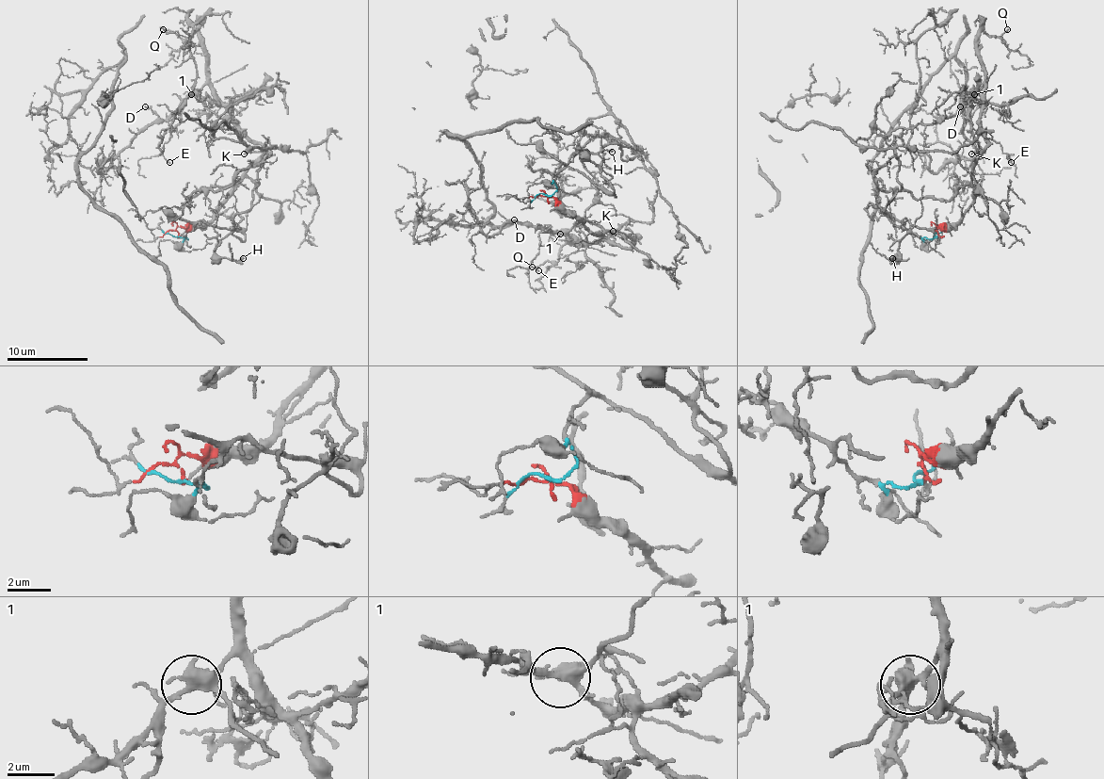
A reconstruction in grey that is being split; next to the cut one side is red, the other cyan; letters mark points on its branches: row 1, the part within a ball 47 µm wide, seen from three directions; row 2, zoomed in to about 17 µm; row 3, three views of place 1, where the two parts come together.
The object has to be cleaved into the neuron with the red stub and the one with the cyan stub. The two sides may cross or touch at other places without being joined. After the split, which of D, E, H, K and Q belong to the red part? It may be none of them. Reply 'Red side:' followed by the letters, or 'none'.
Red side: D, E, K, Q

